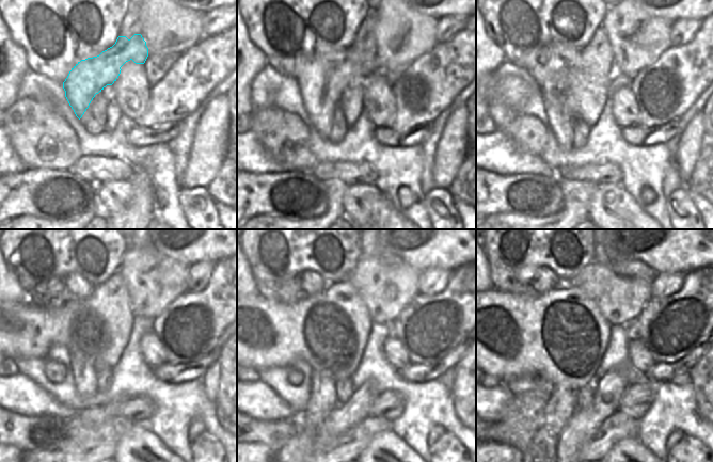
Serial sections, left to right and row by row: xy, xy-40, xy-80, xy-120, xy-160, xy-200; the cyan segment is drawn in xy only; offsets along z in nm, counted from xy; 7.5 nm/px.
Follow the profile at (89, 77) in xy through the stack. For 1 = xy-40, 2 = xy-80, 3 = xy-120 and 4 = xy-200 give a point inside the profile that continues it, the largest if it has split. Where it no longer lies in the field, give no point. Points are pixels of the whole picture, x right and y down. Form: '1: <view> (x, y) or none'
1: xy-40 (321, 82)
2: xy-80 (547, 74)
3: xy-120 (84, 377)
4: xy-200 (561, 403)

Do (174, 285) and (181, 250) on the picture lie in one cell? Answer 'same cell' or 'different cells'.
different cells

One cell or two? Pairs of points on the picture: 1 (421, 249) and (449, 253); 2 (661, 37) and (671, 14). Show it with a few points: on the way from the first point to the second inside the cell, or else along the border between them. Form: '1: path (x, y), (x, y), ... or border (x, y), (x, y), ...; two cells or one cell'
1: path (428, 249), (442, 249); one cell
2: border (646, 11), (671, 22); two cells

